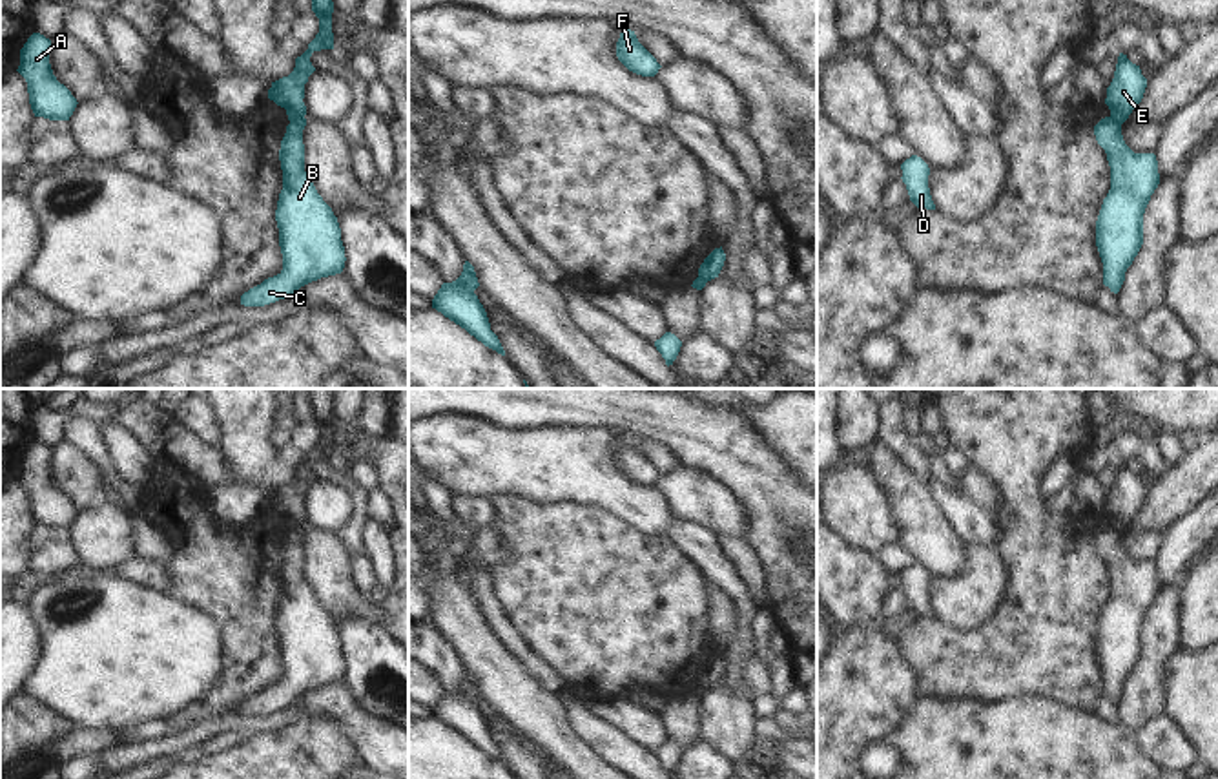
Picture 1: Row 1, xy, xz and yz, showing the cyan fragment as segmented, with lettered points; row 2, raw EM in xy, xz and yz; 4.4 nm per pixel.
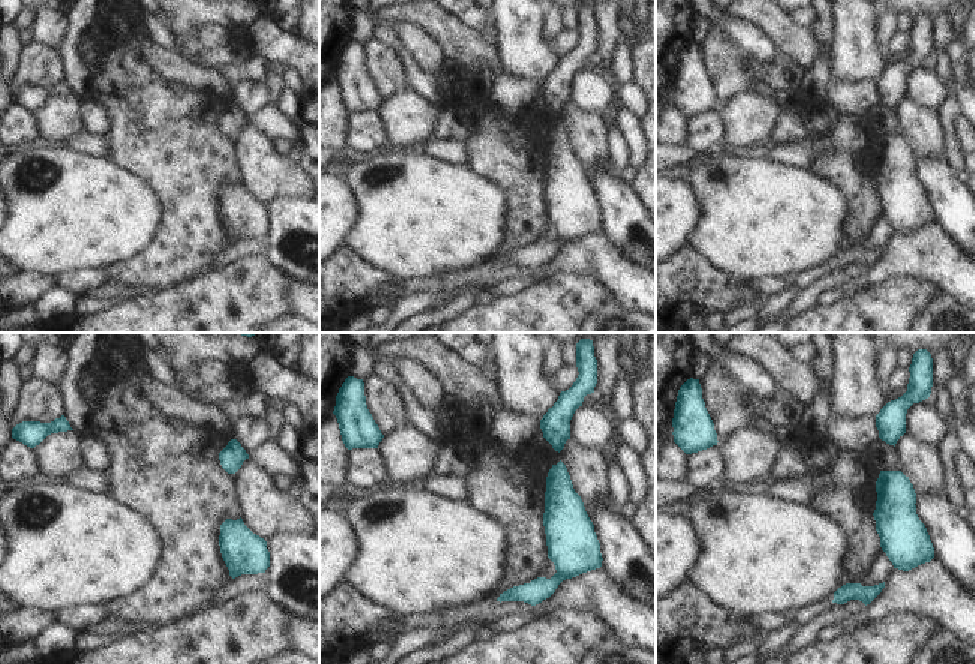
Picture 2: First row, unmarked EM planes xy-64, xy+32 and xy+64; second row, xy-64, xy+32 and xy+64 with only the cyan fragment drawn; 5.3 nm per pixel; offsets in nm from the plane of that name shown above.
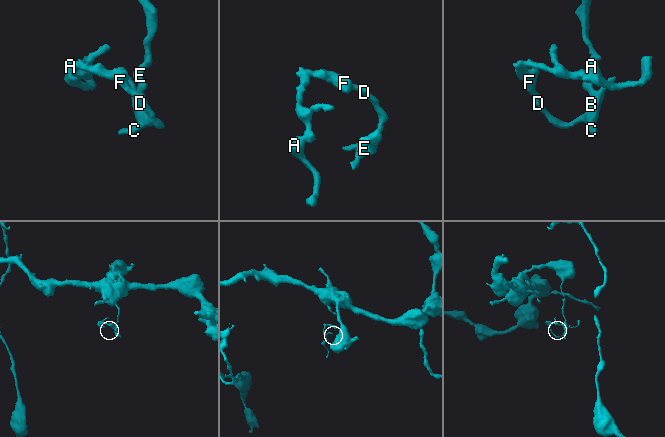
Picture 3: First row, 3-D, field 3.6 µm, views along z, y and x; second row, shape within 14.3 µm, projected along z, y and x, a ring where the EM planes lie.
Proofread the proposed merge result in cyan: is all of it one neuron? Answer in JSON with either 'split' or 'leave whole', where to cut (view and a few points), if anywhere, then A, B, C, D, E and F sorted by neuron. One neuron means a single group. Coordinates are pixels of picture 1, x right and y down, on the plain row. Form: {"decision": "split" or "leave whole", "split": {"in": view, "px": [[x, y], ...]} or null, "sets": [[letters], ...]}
{"decision": "split", "split": {"in": "xy", "px": [[303, 522], [290, 531]]}, "sets": [["A", "B", "C", "D", "F"], ["E"]]}

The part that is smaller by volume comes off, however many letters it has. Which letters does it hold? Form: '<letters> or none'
A, B, C, D, F

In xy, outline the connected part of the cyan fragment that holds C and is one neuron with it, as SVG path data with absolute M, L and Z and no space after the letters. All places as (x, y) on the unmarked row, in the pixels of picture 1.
M304 524L292 529L279 558L283 598L275 629L283 679L244 701L241 704L244 715L275 711L295 702L301 695L341 682L345 677L346 666L337 626L304 580L304 535Z

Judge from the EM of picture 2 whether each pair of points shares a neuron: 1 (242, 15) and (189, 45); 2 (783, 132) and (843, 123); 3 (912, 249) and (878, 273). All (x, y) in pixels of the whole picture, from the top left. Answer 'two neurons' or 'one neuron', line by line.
1: one neuron
2: two neurons
3: one neuron

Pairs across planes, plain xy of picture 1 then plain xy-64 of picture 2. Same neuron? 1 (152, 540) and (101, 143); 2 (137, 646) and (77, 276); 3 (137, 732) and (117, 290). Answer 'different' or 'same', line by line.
1: different
2: different
3: different

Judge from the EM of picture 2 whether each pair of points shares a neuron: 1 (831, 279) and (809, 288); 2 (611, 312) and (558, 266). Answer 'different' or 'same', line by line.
1: same
2: different

